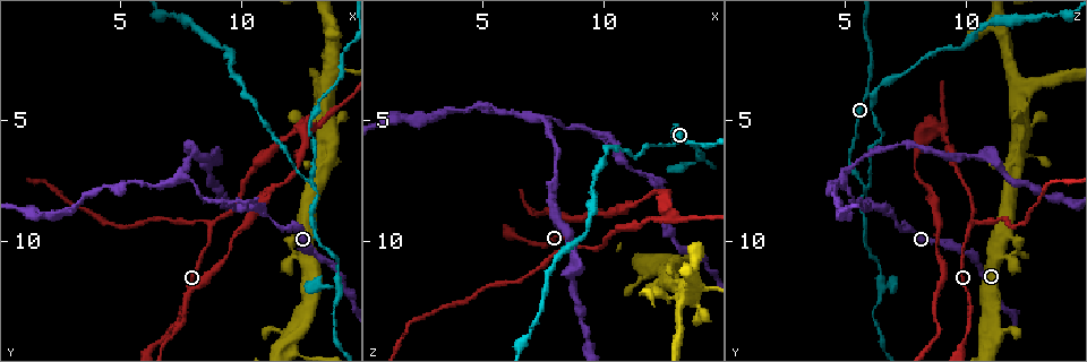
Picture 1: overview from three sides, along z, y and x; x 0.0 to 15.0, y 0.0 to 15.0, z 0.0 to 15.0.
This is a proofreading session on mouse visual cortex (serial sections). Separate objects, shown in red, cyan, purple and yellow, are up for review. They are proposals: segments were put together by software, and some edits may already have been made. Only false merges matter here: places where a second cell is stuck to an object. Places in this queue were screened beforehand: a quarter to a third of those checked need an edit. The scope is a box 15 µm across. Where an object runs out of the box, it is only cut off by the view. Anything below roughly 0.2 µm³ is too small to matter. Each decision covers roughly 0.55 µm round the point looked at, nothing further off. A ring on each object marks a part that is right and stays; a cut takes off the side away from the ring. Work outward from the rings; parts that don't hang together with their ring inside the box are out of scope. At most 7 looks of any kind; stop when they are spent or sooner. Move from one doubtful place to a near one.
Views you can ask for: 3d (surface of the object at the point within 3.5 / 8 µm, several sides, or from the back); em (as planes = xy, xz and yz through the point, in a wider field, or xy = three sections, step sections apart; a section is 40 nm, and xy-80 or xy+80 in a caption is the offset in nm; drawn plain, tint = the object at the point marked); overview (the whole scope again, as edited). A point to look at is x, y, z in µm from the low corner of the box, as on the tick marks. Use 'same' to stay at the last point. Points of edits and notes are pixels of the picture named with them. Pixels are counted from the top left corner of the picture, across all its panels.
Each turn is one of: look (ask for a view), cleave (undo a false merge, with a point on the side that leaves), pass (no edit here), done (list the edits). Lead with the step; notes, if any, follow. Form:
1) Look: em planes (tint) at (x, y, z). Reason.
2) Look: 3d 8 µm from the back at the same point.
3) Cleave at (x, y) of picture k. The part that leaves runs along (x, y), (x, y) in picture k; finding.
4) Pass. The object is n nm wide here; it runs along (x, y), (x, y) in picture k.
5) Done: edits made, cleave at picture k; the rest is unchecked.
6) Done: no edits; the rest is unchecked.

Look: 3d 3.5 µm at (8.7, 9.4, 10.3). Sharp bend.

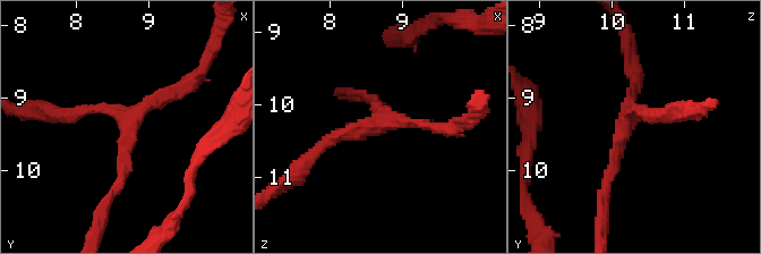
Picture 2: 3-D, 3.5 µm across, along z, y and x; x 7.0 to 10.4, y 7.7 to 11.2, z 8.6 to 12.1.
Pass. The arms are 150, 150, 150 nm wide; it runs along (113, 188), (130, 121), (194, 81) in picture 2; all the same cell.

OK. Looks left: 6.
Look: em xy step 2 (tint) at (12.6, 5.4, 8.9). Calibre changes.

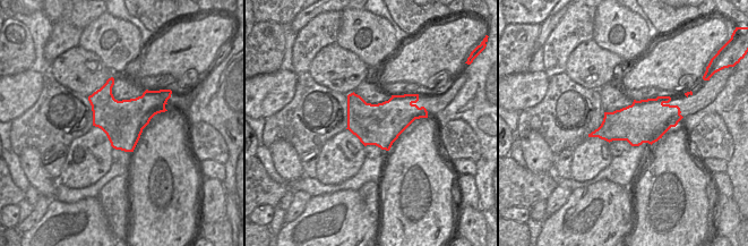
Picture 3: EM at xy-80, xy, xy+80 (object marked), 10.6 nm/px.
Look: 3d 3.5 µm at the same point. Wider look.

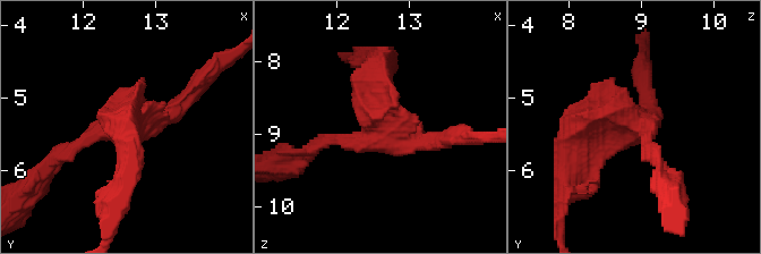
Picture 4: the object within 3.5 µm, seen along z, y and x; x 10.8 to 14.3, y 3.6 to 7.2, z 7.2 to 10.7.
Cleave at (600, 91) of picture 4. A second cell is stuck on.

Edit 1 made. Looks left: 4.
Look: 3d 8 µm at (7.6, 7.4, 5.0). Three-way junction.

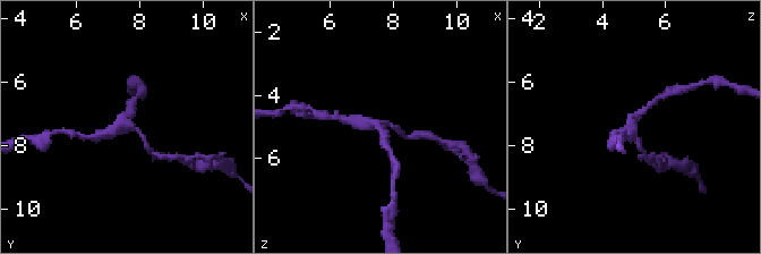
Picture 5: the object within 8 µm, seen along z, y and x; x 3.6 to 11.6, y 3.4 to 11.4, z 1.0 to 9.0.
Look: em planes (tint) at (7.6, 7.4, 4.8). Shape alone is not enough.

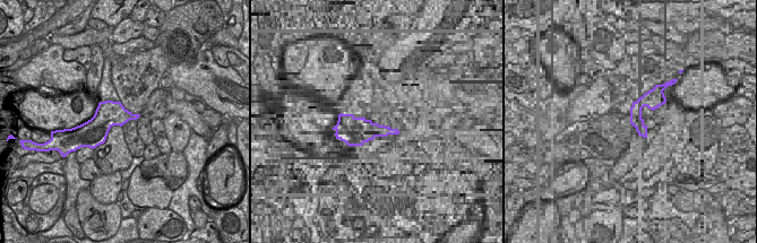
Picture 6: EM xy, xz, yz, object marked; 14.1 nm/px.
Pass. 3 arms meet here; it runs along (150, 149), (140, 133), (128, 126), (133, 102) in picture 5; continuous, no second cell.

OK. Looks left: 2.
Done: edits made, cleave at picture 4; the rest is unchecked.

